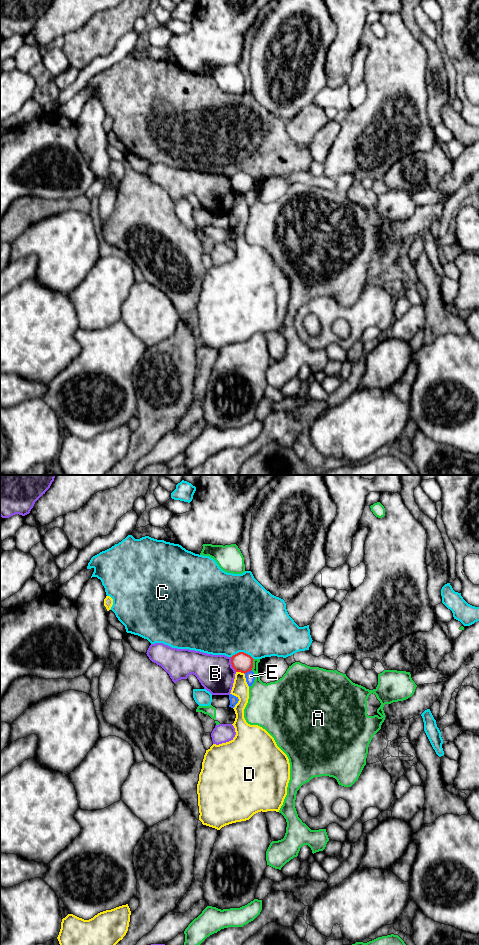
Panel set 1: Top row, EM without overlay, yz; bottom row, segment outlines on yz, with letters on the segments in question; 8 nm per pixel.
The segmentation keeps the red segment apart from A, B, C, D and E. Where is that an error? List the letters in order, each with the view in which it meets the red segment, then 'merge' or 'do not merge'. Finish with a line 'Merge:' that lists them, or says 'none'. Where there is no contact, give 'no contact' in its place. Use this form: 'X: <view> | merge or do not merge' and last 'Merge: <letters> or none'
A: yz | do not merge
B: yz | do not merge
C: yz | do not merge
D: yz | do not merge
E: yz | do not merge
Merge: none

